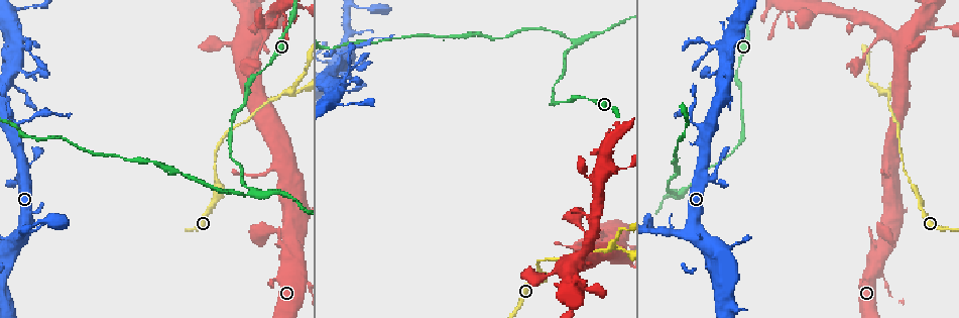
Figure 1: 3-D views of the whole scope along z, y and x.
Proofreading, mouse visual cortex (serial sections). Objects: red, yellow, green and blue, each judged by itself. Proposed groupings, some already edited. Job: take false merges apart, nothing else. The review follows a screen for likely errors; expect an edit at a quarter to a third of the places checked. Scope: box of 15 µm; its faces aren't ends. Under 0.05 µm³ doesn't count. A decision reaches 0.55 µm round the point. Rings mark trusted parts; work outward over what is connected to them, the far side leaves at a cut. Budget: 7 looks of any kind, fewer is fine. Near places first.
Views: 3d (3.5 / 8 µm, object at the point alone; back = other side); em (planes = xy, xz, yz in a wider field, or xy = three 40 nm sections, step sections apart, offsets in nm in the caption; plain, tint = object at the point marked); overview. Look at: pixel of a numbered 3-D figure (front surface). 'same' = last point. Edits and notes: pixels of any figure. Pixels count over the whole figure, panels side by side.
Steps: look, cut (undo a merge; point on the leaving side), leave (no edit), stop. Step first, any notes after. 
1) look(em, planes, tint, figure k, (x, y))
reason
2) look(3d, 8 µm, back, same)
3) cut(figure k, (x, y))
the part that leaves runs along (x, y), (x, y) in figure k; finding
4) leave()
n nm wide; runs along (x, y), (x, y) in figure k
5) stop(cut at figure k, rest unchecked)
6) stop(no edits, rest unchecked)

look(3d, 3.5 µm, figure 1, (246, 94))
thin neck

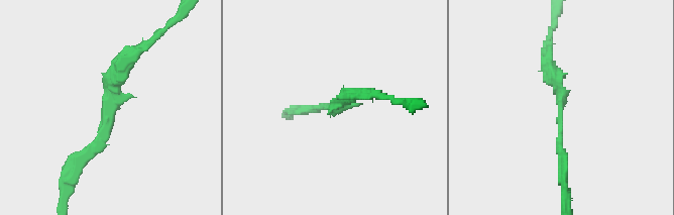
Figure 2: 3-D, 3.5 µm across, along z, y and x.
look(em, xy, step 3, tint, figure 2, (562, 116))

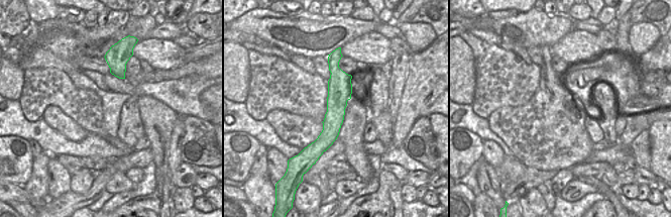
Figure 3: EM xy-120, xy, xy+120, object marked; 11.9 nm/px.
leave()
arms of 150, 250 nm; continuous, no second cell

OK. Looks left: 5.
look(3d, 3.5 µm, figure 1, (576, 42))
three-way junction

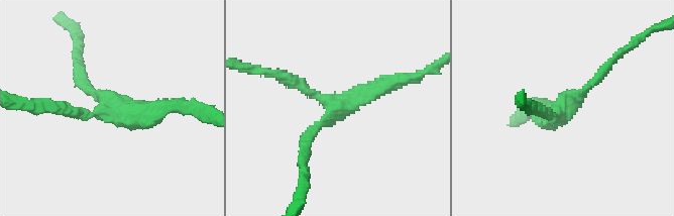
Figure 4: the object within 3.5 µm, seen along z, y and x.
look(em, xy, step 1, tint, figure 4, (112, 108))
3 arms; arms of 150, 200, 250 nm

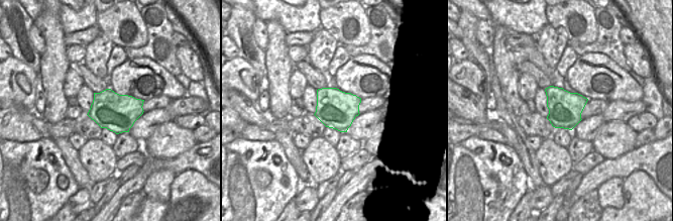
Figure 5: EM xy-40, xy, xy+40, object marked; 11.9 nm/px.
leave()
runs along (605, 68), (562, 111), (534, 108) in figure 4; one cell here

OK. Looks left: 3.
look(3d, 8 µm, back, figure 1, (713, 178))
sharp bend

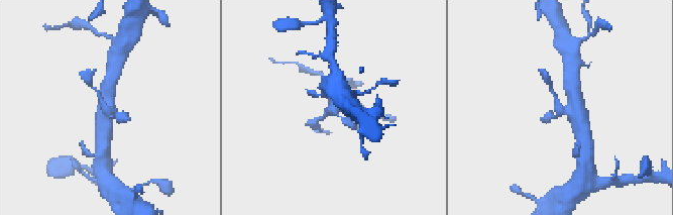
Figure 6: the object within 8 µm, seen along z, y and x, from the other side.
look(3d, 3.5 µm, figure 6, (561, 111))

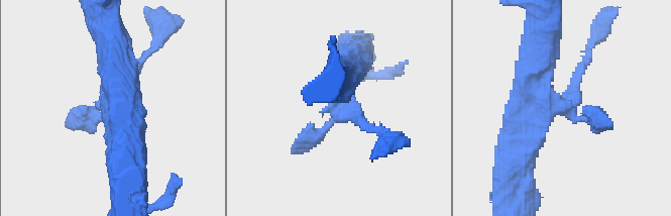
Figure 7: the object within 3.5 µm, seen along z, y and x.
look(em, xy, step 5, tint, figure 7, (563, 108))

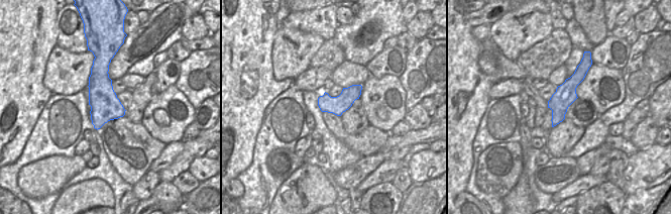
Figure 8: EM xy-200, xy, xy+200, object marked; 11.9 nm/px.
leave()
runs along (579, 71), (559, 102), (554, 122) in figure 8; all the same cell

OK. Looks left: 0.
stop(no edits, rest unchecked)

